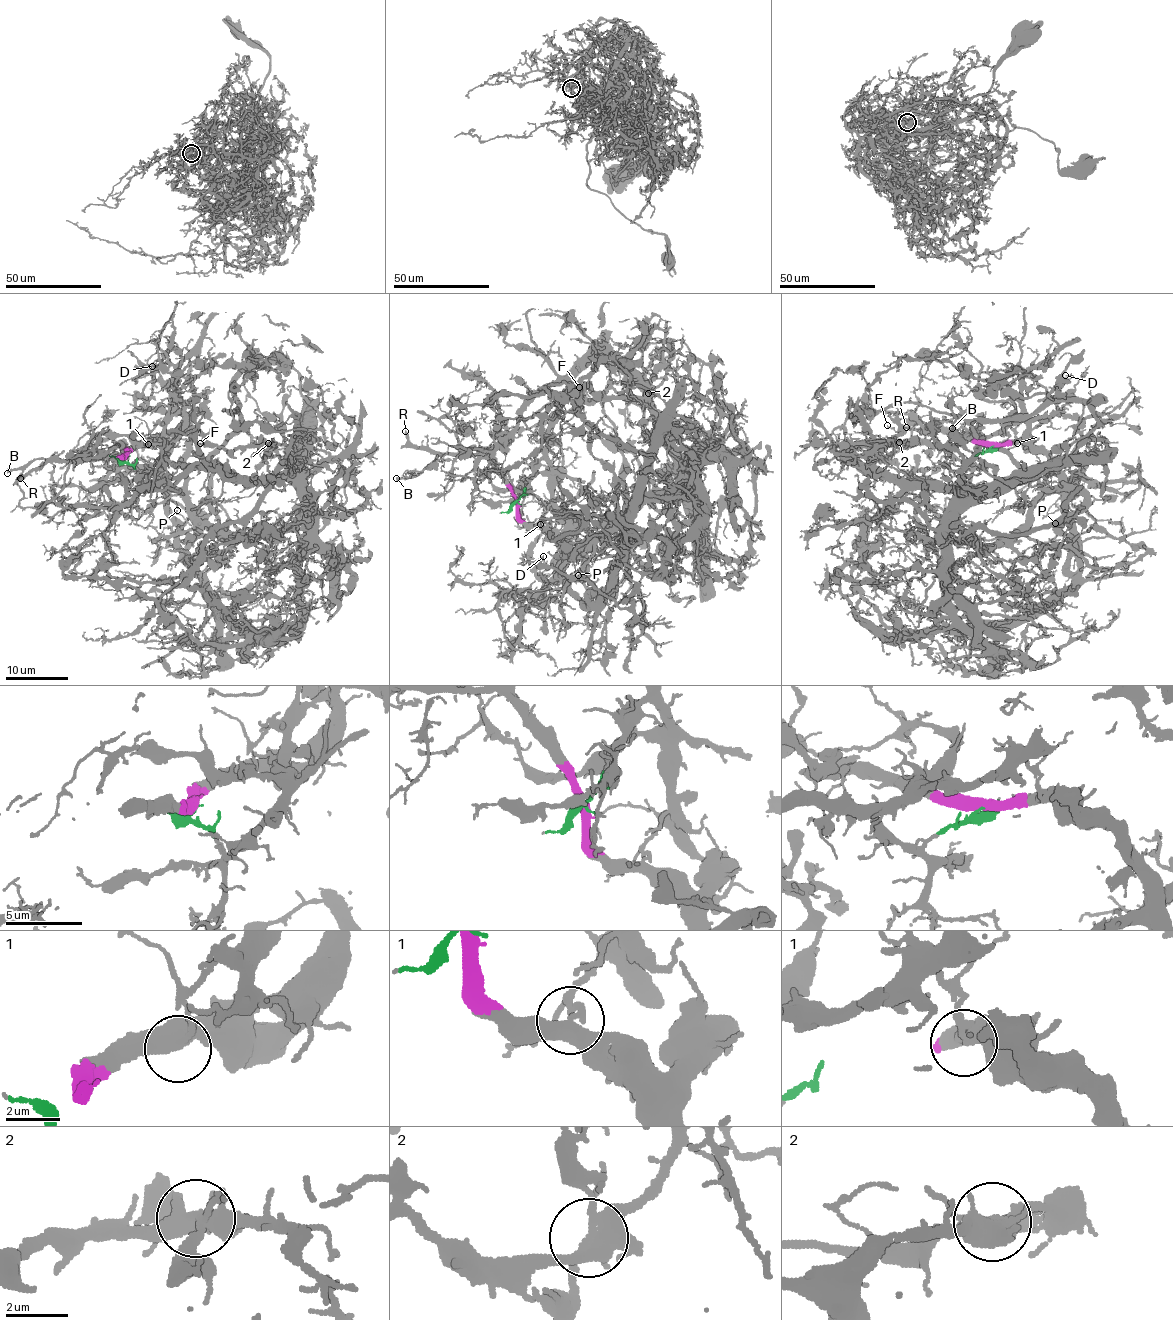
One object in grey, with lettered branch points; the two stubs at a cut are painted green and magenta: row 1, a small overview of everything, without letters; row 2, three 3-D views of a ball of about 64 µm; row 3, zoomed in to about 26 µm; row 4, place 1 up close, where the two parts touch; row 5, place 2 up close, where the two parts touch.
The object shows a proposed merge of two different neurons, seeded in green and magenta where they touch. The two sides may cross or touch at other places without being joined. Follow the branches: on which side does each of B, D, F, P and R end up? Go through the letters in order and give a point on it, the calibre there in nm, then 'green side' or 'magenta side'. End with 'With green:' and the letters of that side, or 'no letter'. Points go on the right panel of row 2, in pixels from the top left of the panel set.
B: at (952, 428); 280 nm thick; magenta side
D: at (1065, 375); 90 nm thick; magenta side
F: at (887, 425); 130 nm thick; green side
P: at (1055, 523); 130 nm thick; green side
R: at (906, 427); 360 nm thick; magenta side
With green: F, P

